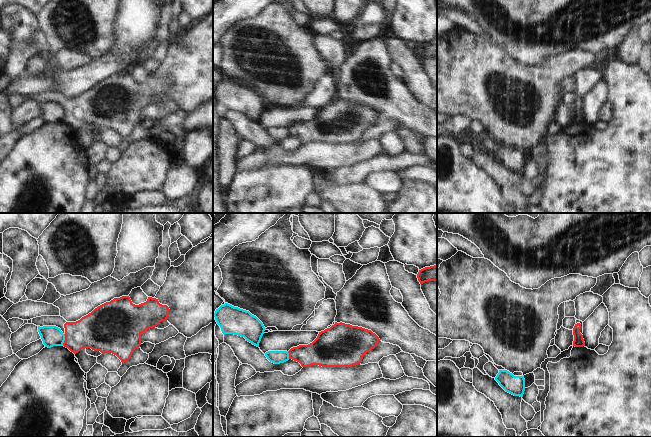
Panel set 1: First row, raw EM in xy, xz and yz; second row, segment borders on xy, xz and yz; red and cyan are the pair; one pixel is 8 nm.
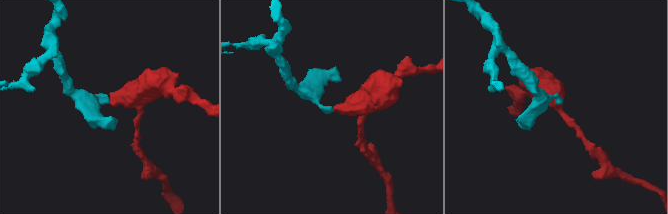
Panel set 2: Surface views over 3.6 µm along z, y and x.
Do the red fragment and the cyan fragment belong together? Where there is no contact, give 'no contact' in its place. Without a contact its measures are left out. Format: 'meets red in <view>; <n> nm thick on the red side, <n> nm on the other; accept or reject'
meets red in xy; 280 nm thick on the red side, 160 nm on the other; reject

